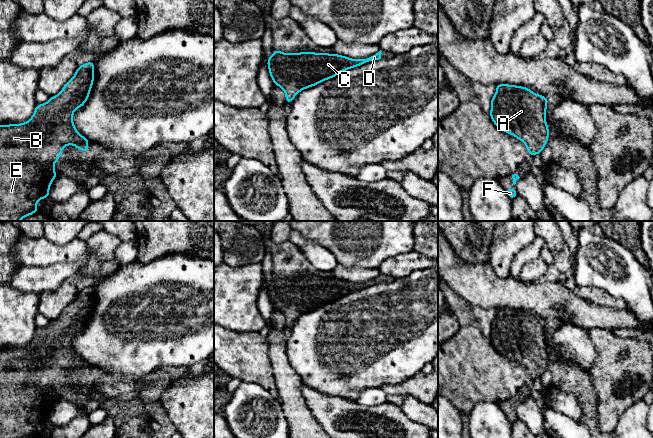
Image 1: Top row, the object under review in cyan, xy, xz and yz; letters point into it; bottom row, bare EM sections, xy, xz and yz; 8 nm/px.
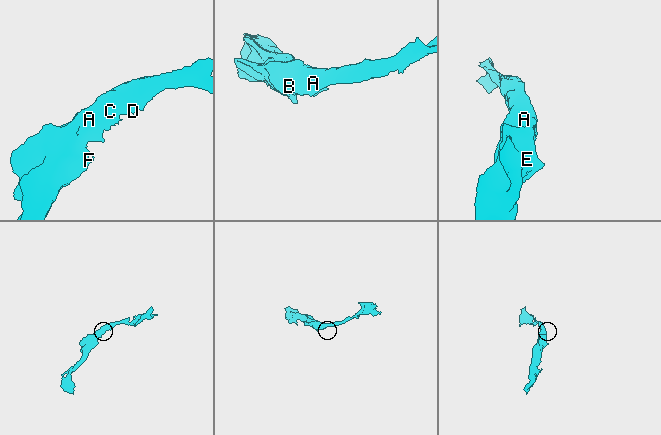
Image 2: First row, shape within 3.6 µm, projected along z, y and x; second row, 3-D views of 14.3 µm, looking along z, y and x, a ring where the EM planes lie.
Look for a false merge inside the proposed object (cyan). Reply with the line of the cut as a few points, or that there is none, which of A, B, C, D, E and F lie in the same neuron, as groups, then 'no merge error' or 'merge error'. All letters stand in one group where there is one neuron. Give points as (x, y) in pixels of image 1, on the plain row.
cut none; groups A B C D E F; no merge error

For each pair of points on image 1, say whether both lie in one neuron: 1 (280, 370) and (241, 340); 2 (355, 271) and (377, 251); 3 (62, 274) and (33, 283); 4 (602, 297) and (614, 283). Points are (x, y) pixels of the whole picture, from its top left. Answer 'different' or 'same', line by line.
1: different
2: different
3: same
4: different

